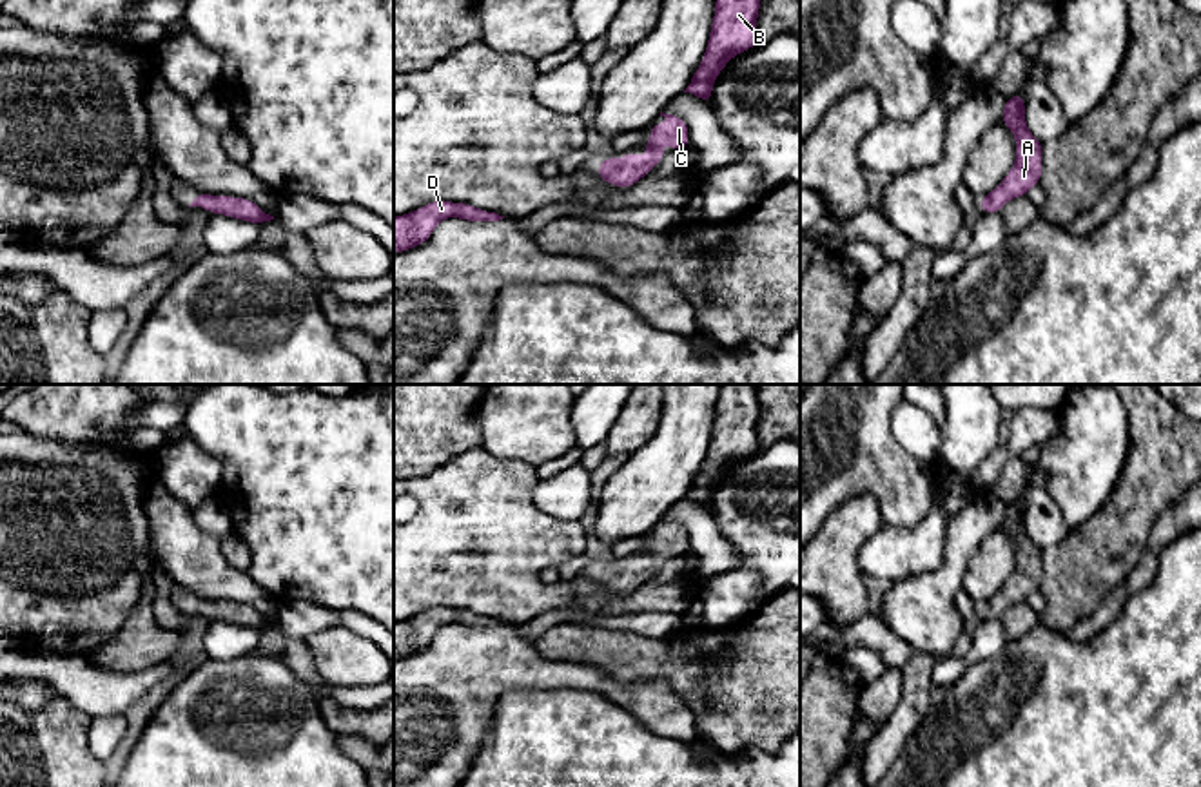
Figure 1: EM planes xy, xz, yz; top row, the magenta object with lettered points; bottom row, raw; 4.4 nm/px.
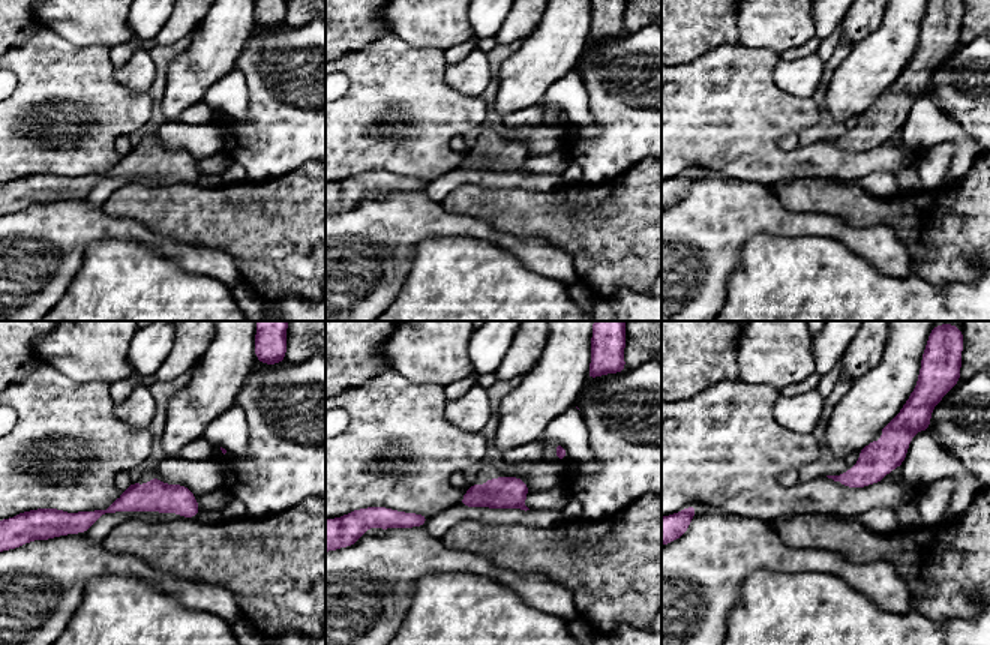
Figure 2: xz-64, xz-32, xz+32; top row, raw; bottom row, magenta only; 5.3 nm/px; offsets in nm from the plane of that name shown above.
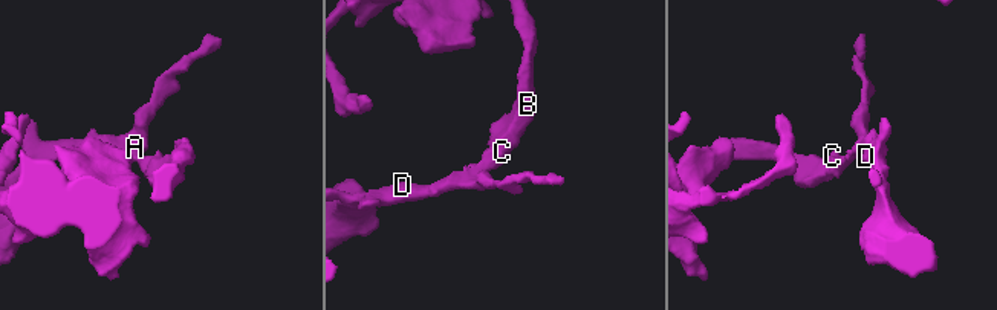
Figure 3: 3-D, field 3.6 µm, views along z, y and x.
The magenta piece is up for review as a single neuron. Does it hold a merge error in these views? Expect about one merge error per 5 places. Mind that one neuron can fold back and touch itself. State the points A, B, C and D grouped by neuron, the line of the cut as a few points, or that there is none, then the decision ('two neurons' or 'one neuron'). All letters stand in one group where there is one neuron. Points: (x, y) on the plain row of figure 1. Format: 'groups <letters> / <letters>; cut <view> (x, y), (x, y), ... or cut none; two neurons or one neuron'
groups A B C D; cut none; one neuron

